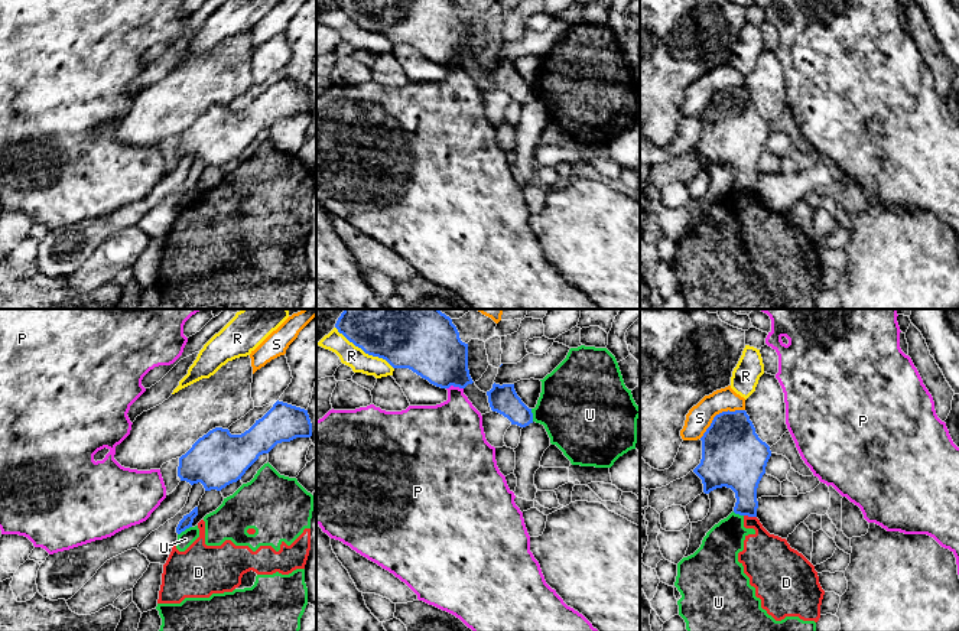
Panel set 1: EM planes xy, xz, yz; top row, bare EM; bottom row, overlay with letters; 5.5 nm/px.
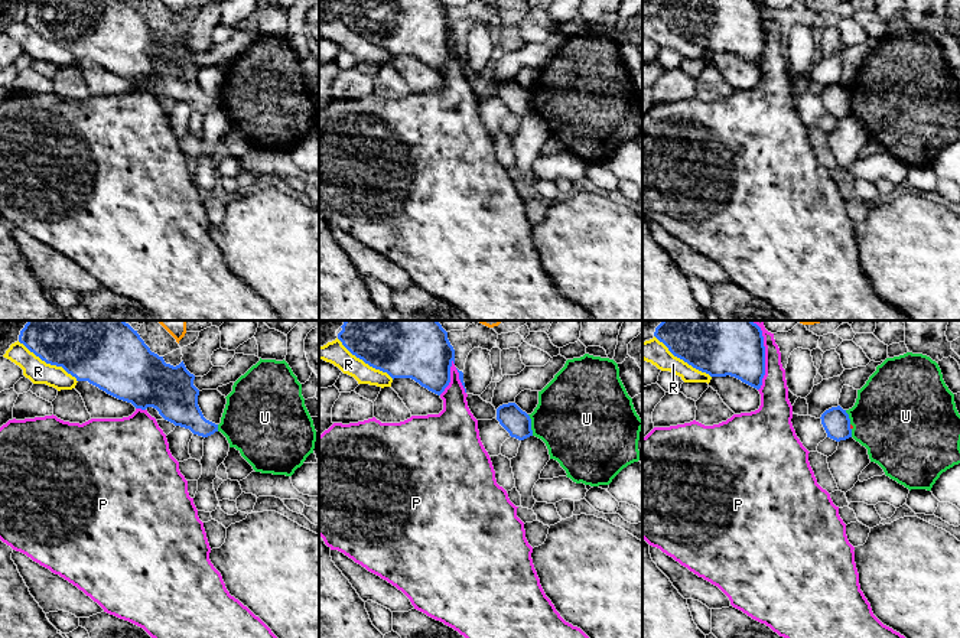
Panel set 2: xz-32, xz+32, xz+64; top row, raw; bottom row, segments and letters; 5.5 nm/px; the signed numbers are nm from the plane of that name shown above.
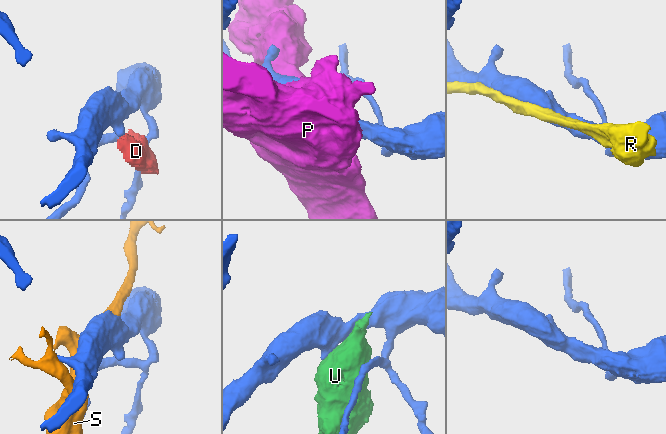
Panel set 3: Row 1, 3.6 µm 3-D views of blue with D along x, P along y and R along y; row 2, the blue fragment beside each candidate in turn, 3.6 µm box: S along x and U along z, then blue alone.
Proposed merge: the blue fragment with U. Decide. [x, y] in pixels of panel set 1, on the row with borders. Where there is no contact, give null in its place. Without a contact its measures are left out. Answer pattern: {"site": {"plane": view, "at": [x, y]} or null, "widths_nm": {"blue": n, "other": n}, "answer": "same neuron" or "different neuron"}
{"site": {"plane": "xy", "at": [184, 530]}, "widths_nm": {"blue": 70, "other": 90}, "answer": "different neuron"}

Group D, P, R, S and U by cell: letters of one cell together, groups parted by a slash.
D U / P / R / S

